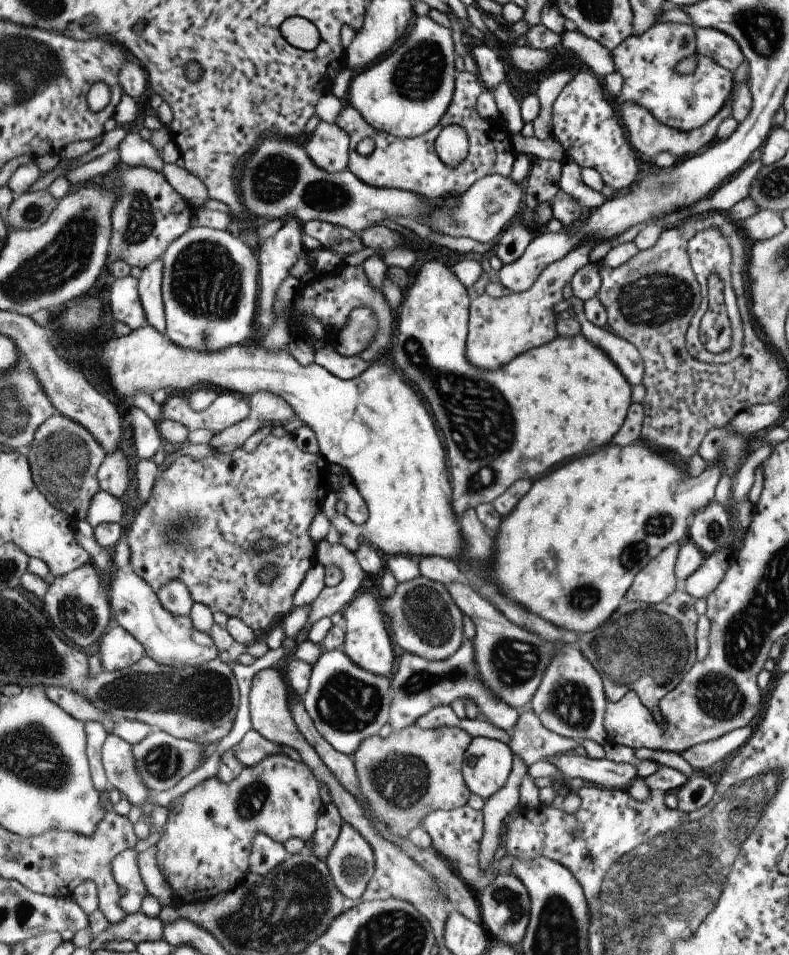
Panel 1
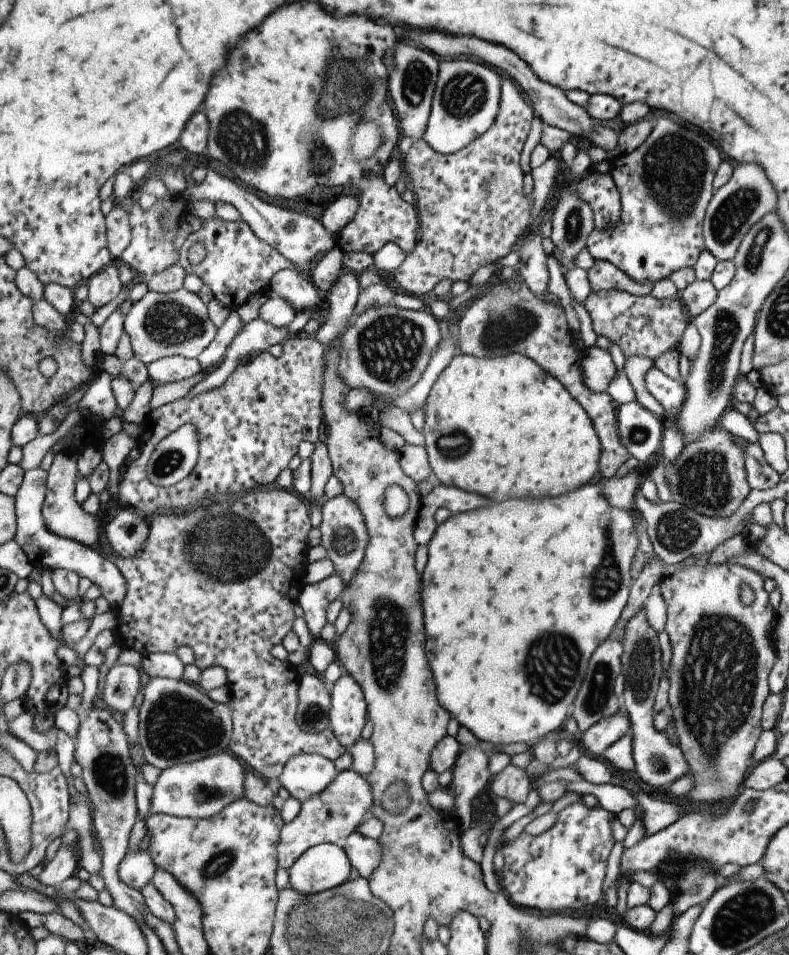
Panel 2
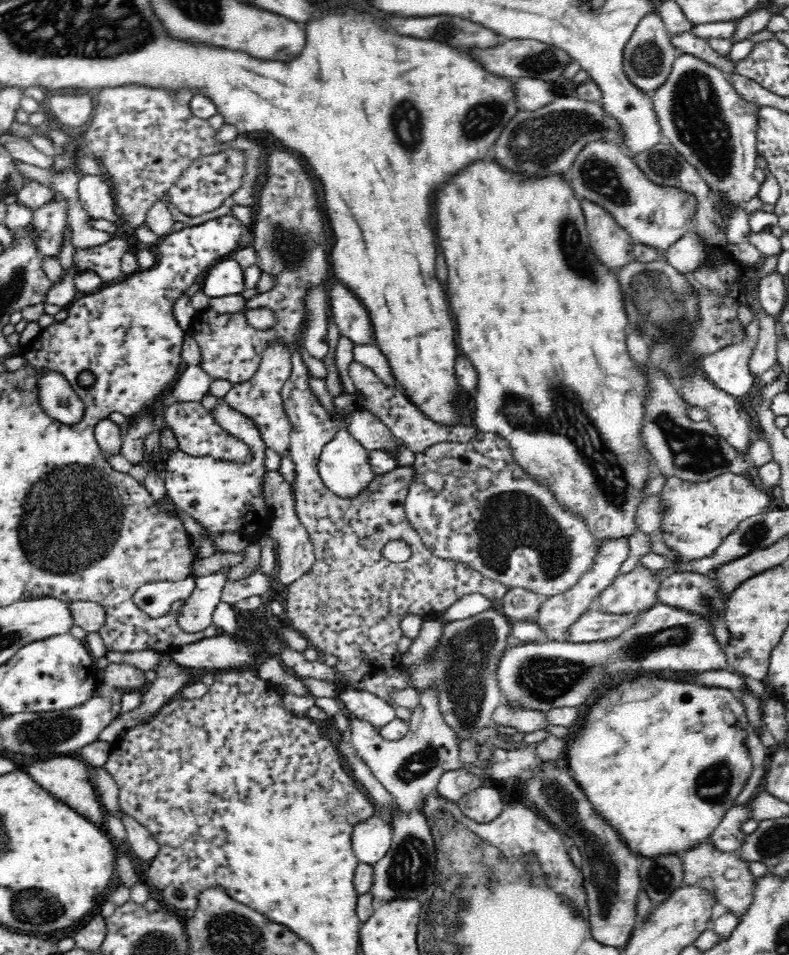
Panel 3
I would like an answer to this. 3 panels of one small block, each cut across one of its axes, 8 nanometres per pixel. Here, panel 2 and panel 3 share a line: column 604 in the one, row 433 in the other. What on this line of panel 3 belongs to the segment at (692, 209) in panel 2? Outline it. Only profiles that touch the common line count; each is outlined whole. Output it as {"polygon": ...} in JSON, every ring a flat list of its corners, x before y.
{"polygon":[[216,404,210,414,226,432,230,432,248,446,248,450,252,452,252,460,238,464,234,460,224,462,214,458,194,458,190,454,184,454,180,448,174,448,172,452,166,452,164,460,166,492,180,510,190,514,208,530,208,538,212,542,214,536,222,532,238,532,244,538,266,536,272,522,272,512,264,502,264,486,262,486,266,474,264,452,268,446,262,438,262,432,252,418,240,414,228,404]]}

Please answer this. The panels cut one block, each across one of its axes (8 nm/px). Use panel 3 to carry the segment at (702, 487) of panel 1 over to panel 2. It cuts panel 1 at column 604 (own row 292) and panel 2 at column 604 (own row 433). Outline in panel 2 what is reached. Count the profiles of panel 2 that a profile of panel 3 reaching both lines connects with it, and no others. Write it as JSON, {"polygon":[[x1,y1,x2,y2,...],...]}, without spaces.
{"polygon":[[601,480,585,484,557,498,507,500,469,514,455,514,445,524,439,524,437,534,429,544,429,562,423,576,423,608,427,624,427,650,433,664,433,674,437,676,437,690,443,706,453,714,453,718,461,726,467,726,481,742,495,744,499,750,513,750,517,744,535,746,545,736,549,736,549,732,559,730,569,714,569,706,573,704,579,686,583,684,591,654,597,646,603,644,603,640,607,640,607,636,615,634,615,626,619,624,619,618,629,602,629,592,635,580,631,572,637,548,639,536,633,512,613,508,607,496,607,484,601,484]]}

